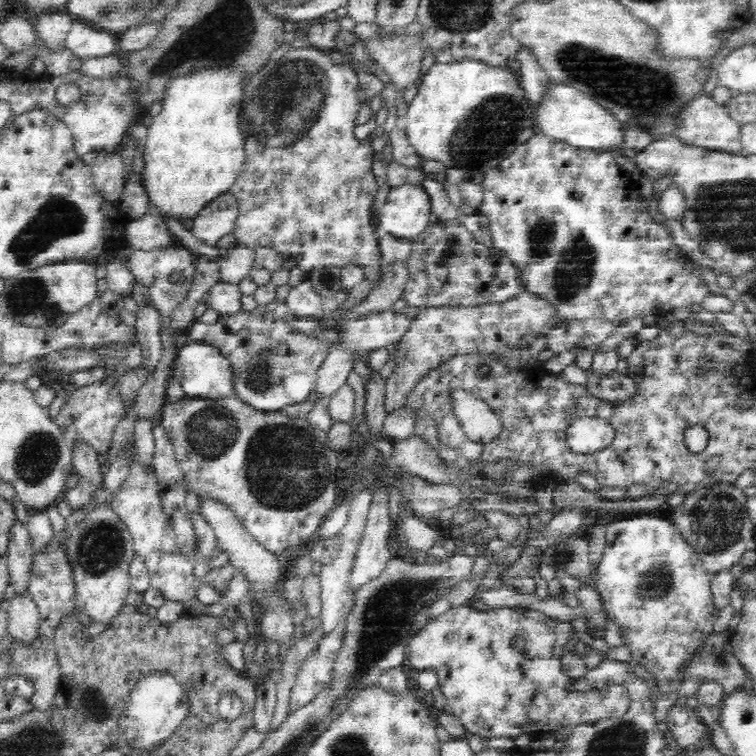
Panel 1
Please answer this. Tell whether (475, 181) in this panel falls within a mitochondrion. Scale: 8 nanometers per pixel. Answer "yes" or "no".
no

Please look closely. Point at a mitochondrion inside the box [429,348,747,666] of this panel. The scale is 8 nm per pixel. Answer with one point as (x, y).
(714, 521)

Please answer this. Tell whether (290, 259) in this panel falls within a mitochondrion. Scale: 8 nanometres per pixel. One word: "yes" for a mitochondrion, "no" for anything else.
no

